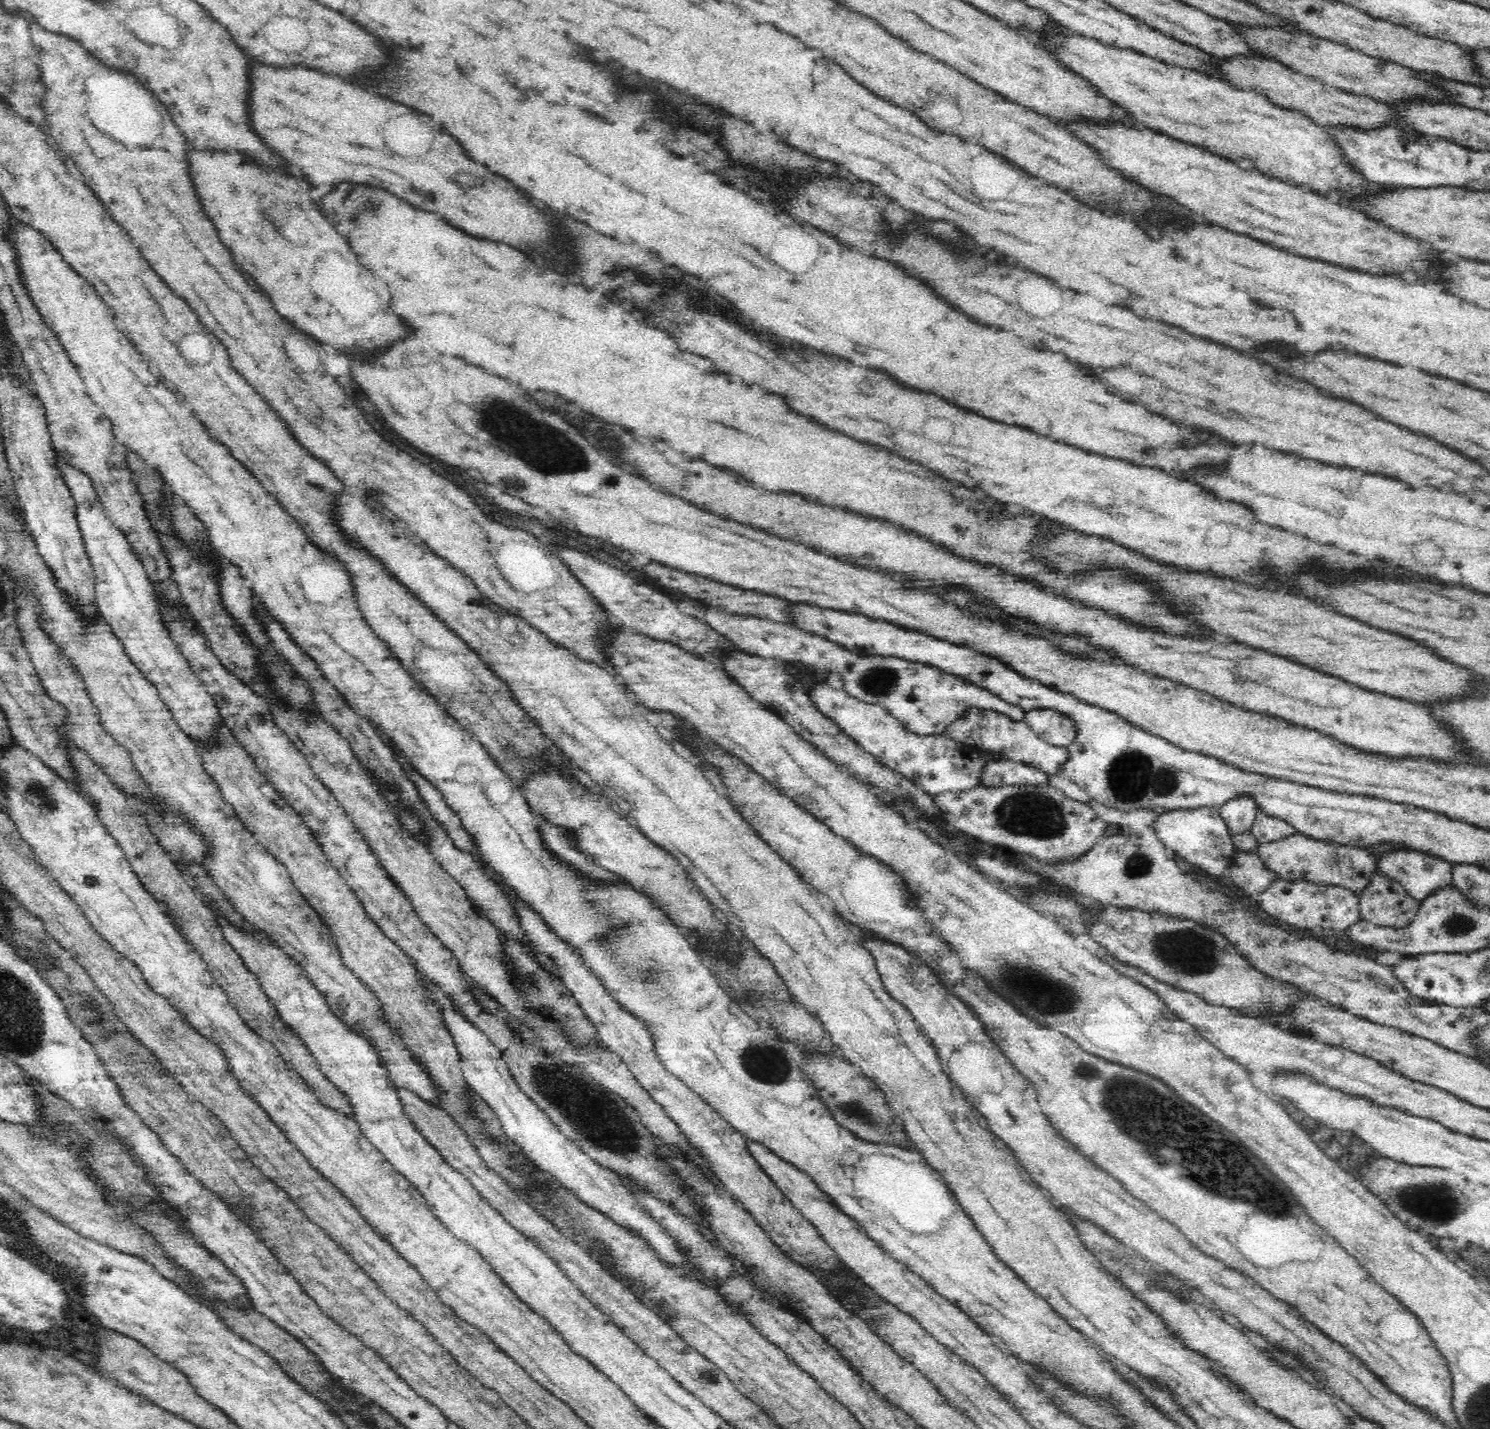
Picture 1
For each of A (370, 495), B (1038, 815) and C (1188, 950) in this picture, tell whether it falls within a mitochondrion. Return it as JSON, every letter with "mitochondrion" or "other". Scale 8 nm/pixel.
{"A":"other","B":"mitochondrion","C":"mitochondrion"}

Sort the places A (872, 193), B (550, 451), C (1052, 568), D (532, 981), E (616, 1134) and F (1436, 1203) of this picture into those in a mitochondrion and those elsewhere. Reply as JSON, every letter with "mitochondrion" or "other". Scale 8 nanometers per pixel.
{"A":"other","B":"mitochondrion","C":"other","D":"mitochondrion","E":"mitochondrion","F":"mitochondrion"}

